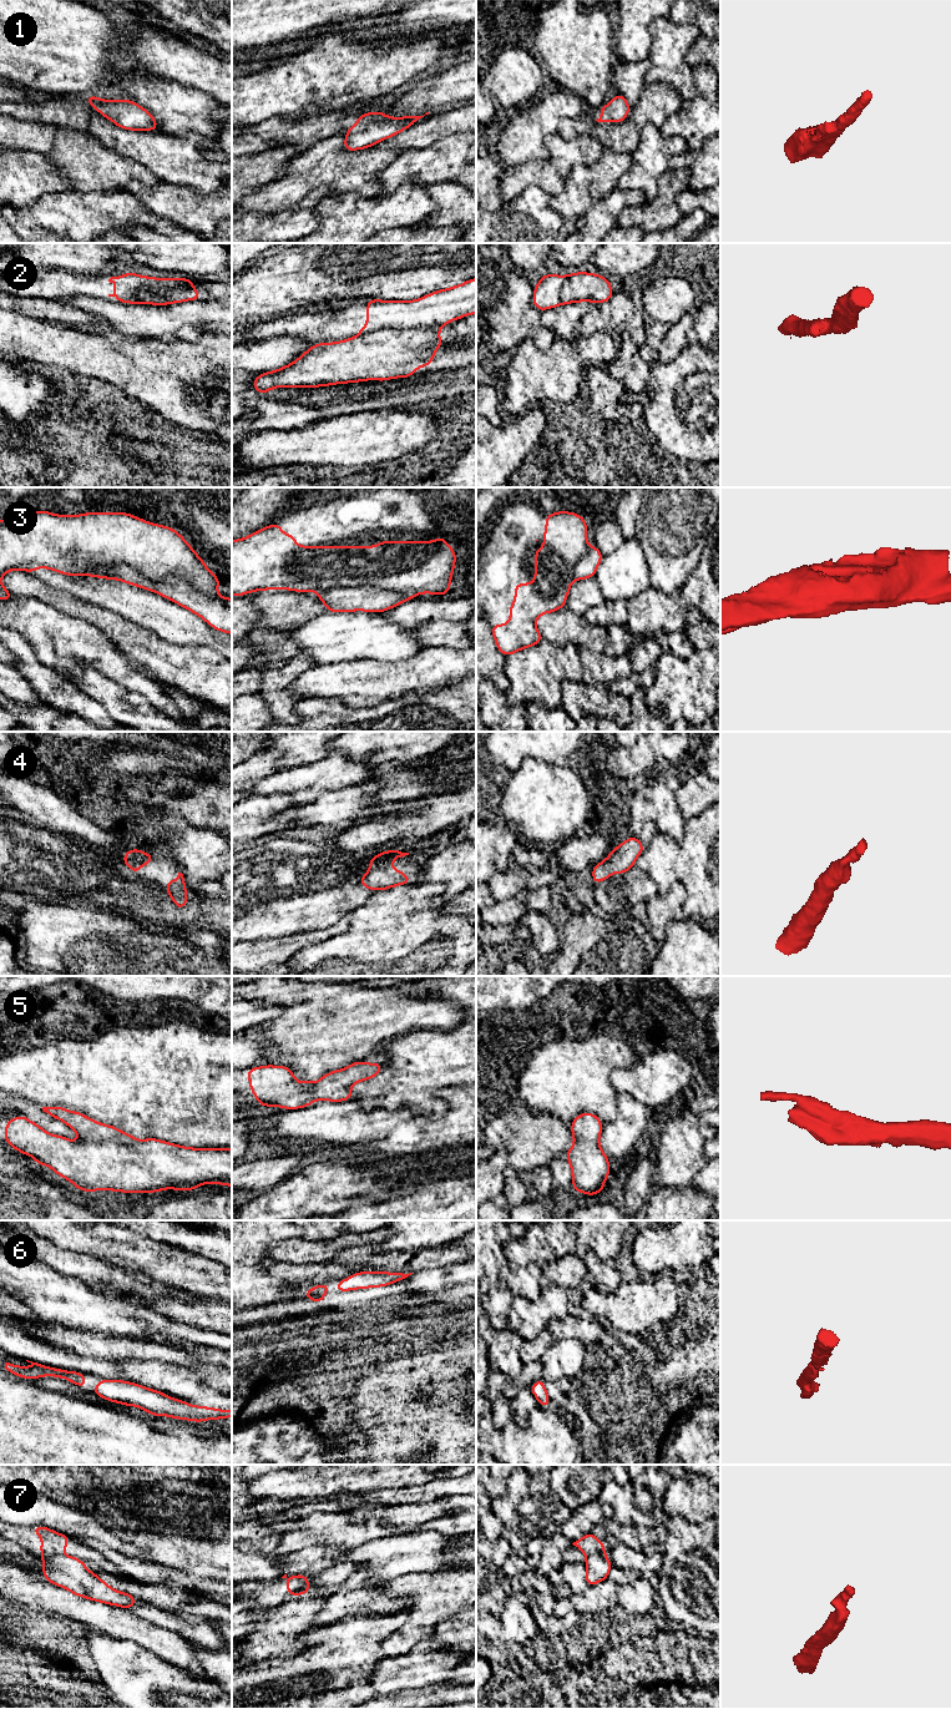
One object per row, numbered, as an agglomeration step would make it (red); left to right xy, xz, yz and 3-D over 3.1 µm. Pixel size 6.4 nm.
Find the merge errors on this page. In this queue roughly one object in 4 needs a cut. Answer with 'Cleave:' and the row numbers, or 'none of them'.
Cleave: 2, 3, 7

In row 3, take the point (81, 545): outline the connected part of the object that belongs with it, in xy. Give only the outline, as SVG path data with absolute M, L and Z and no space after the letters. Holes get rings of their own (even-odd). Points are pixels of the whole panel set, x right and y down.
M25 510L0 521L0 578L11 570L36 572L37 567L44 567L66 576L116 580L106 572L106 567L113 565L136 567L151 581L174 576L208 596L218 596L221 580L172 527L152 524L126 512L67 516Z

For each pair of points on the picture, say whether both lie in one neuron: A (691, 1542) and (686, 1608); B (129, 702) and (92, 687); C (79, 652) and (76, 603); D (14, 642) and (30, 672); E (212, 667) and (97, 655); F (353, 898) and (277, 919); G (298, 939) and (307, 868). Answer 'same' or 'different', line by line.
A: same
B: same
C: different
D: same
E: different
F: same
G: different

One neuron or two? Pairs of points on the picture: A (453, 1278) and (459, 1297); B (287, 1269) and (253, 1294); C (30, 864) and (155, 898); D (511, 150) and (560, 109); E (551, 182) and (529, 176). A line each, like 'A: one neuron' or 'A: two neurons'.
A: one neuron
B: two neurons
C: one neuron
D: one neuron
E: one neuron

